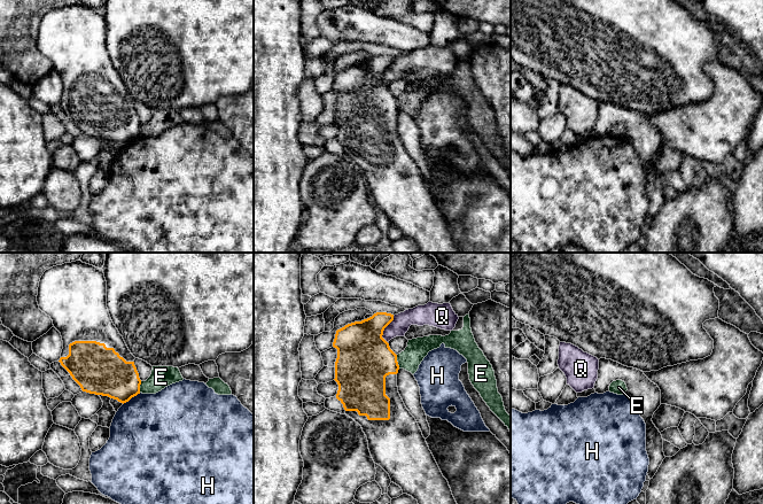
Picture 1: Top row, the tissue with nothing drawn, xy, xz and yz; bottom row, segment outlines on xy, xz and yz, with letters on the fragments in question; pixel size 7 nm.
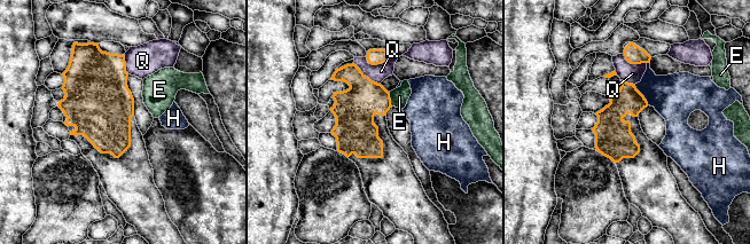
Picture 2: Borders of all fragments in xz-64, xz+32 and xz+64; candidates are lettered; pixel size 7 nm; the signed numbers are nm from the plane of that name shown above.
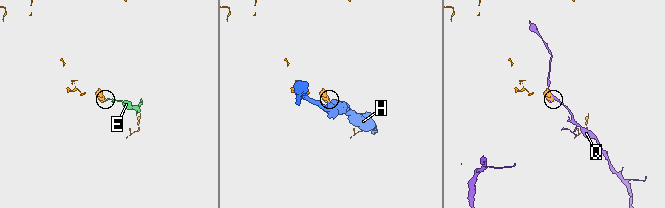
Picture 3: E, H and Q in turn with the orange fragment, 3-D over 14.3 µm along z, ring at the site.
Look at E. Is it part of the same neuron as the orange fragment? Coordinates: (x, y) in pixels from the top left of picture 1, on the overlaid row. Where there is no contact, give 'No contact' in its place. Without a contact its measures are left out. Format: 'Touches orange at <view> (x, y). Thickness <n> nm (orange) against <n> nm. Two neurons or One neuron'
Touches orange at xz (397, 362). Thickness 380 nm (orange) against 150 nm. Two neurons

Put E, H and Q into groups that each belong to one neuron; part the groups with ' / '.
E / H / Q

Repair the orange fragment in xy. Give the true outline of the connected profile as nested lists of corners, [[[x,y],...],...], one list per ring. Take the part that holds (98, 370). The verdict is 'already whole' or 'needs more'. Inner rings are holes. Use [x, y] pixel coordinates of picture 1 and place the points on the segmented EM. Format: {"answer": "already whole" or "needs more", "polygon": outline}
{"answer": "needs more", "polygon": [[[76,261],[46,270],[39,281],[37,302],[61,333],[63,349],[59,362],[83,391],[108,396],[123,404],[140,394],[135,357],[107,308],[107,281],[102,269]]]}

